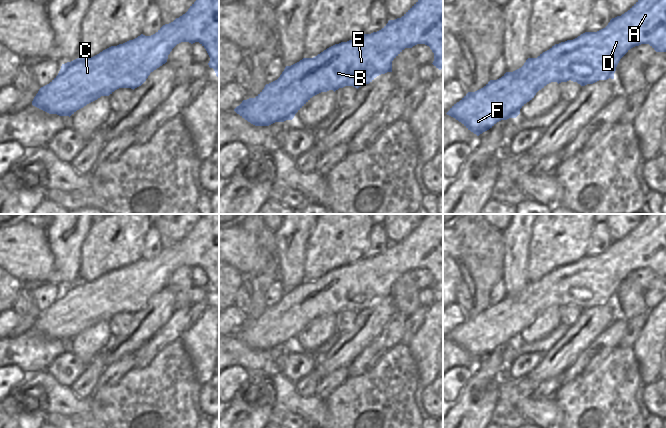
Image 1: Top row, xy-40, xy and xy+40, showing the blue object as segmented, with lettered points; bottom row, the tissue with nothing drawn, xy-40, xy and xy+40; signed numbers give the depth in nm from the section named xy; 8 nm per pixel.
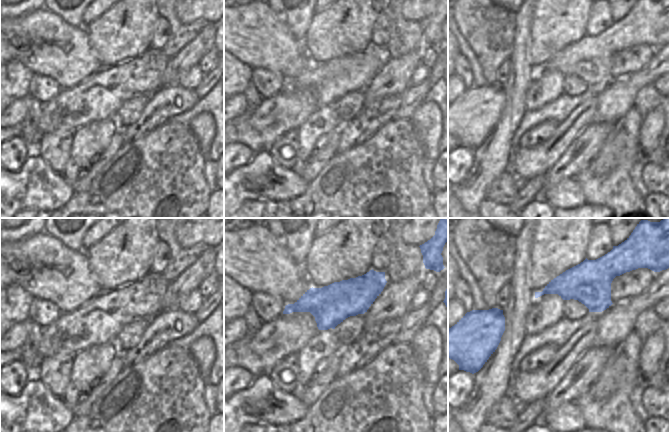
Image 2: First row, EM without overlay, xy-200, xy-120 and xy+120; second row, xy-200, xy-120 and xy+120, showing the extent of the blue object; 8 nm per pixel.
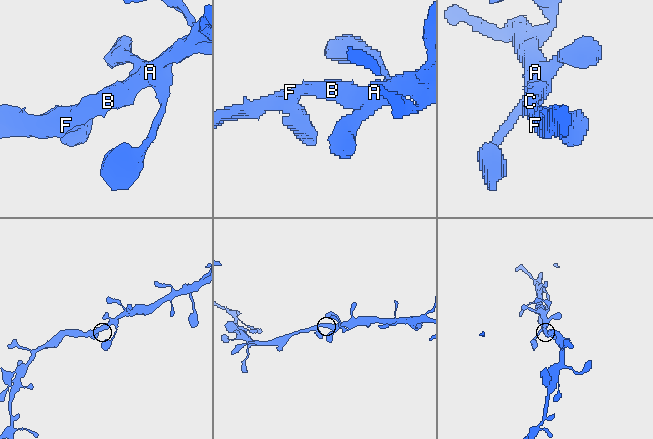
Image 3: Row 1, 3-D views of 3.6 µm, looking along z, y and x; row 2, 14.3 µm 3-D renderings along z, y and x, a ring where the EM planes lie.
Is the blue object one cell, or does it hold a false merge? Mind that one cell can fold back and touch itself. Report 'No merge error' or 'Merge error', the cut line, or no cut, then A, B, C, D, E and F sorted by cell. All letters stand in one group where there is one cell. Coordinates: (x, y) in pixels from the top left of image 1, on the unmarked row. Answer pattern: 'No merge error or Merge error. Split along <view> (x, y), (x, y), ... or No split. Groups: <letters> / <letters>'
No merge error. No split. Groups: A B C D E F

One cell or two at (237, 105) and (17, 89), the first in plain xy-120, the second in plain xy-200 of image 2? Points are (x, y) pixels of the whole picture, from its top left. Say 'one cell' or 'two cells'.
two cells

